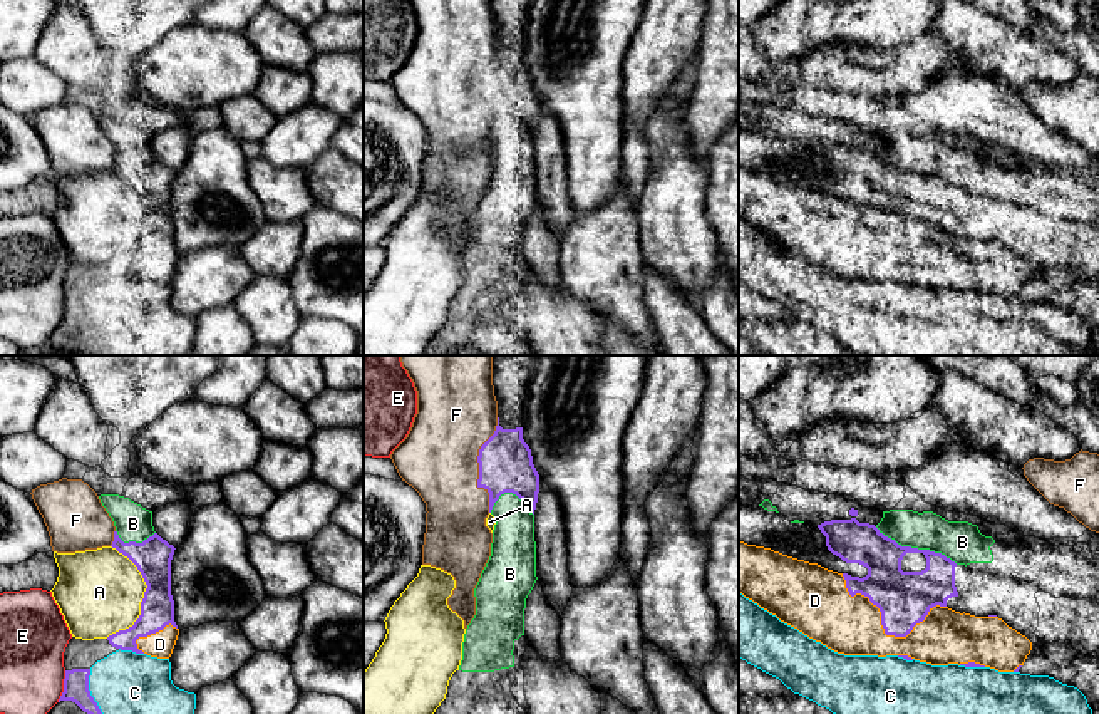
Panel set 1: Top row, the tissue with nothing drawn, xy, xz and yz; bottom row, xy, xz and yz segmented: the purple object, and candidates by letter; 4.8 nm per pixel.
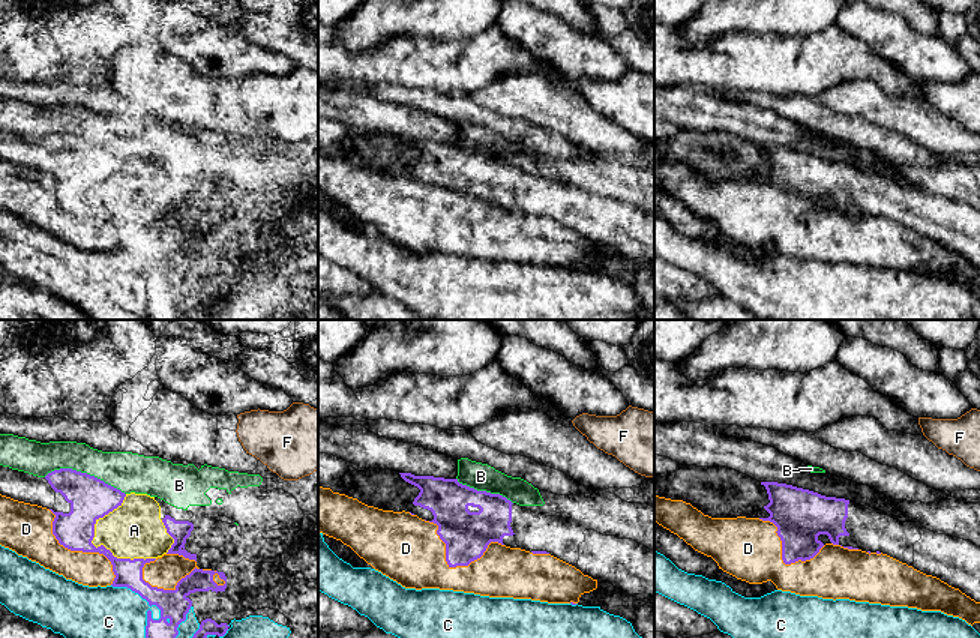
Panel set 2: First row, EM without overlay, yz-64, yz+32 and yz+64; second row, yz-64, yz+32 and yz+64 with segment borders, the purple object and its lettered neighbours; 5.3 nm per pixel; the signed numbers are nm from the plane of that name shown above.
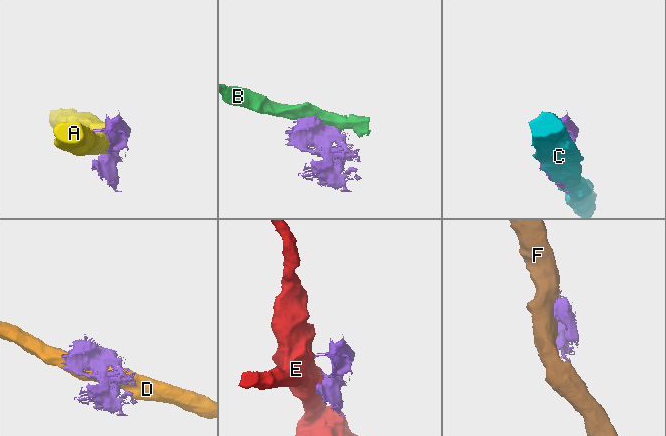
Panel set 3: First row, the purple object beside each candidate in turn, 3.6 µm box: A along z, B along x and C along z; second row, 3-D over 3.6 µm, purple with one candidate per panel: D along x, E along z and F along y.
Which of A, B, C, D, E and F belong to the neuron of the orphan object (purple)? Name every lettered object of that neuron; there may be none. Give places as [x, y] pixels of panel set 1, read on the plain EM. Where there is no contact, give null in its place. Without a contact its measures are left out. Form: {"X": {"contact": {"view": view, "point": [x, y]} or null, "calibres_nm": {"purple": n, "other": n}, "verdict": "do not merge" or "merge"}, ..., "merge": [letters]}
{"A": {"contact": {"view": "xy", "point": [144, 222]}, "calibres_nm": {"purple": 180, "other": 420}, "verdict": "do not merge"}, "B": {"contact": {"view": "yz", "point": [917, 173]}, "calibres_nm": {"purple": 260, "other": 200}, "verdict": "do not merge"}, "C": {"contact": {"view": "xy", "point": [92, 324]}, "calibres_nm": {"purple": 130, "other": 380}, "verdict": "do not merge"}, "D": {"contact": {"view": "yz", "point": [883, 252]}, "calibres_nm": {"purple": 260, "other": 280}, "verdict": "do not merge"}, "E": {"contact": {"view": "xy", "point": [64, 310]}, "calibres_nm": {"purple": 130, "other": 320}, "verdict": "do not merge"}, "F": {"contact": {"view": "xz", "point": [479, 91]}, "calibres_nm": {"purple": 260, "other": 360}, "verdict": "do not merge"}, "merge": []}

